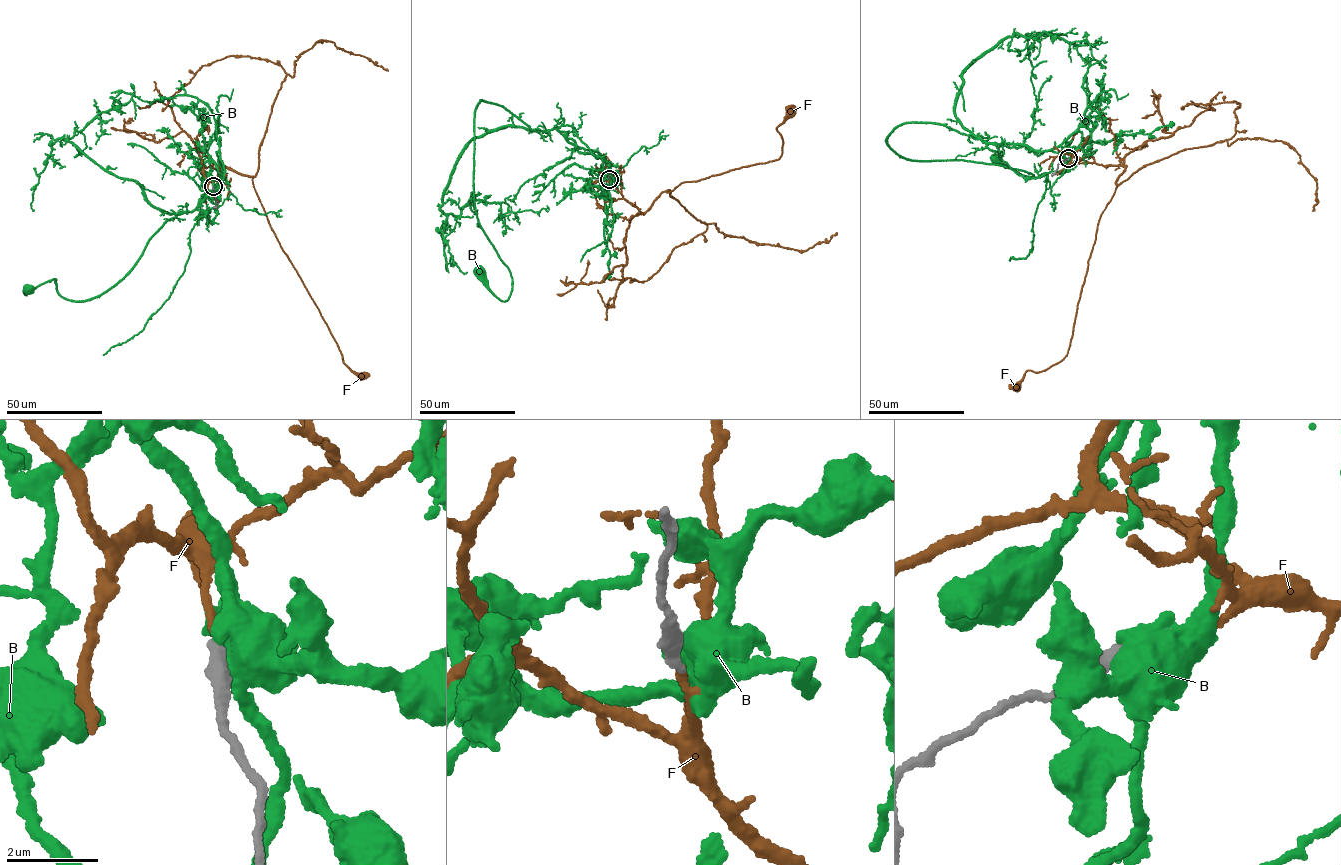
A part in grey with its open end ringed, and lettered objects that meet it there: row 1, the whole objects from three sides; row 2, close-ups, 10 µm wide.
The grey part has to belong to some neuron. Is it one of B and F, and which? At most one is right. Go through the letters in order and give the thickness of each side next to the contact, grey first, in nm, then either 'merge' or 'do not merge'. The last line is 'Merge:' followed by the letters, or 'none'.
B: 360/480 nm | do not merge
F: 280/150 nm | merge
Merge: F

